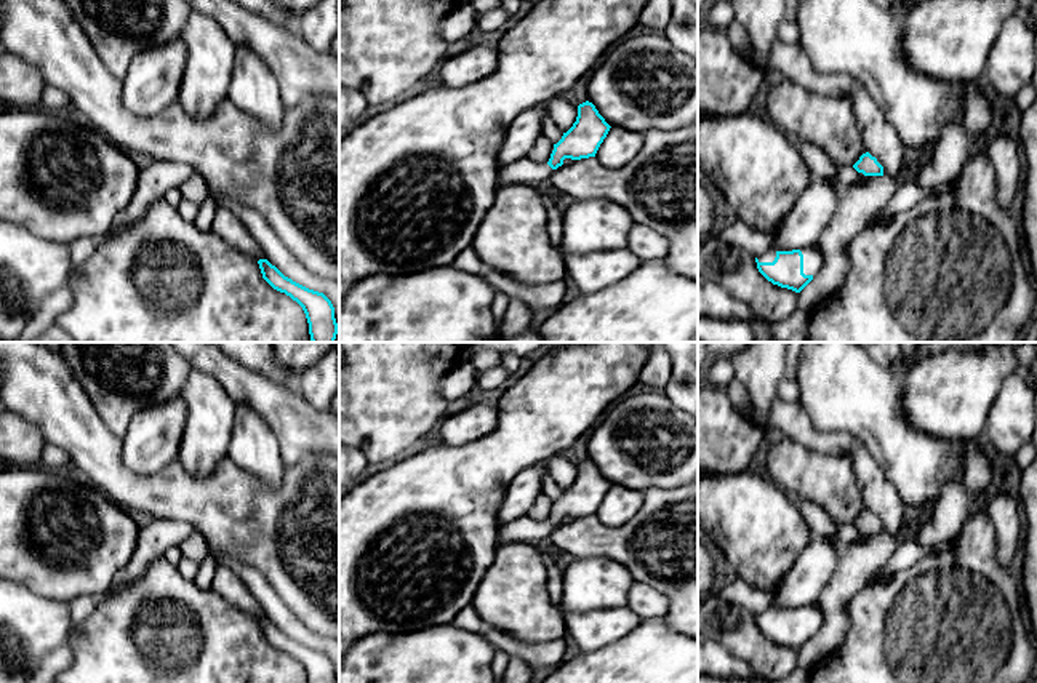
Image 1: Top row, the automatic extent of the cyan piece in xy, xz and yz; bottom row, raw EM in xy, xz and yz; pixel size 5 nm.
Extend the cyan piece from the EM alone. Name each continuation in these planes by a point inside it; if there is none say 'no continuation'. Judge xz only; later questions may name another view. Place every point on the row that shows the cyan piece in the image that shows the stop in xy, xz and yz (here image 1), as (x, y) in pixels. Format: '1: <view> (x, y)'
1: xz (522, 171)

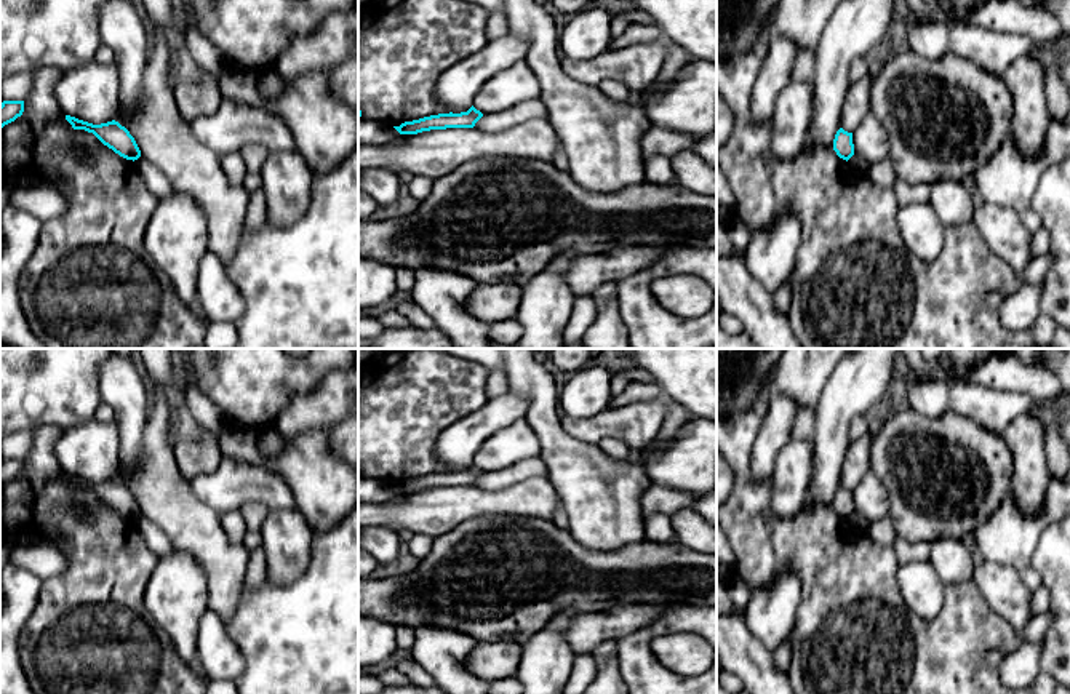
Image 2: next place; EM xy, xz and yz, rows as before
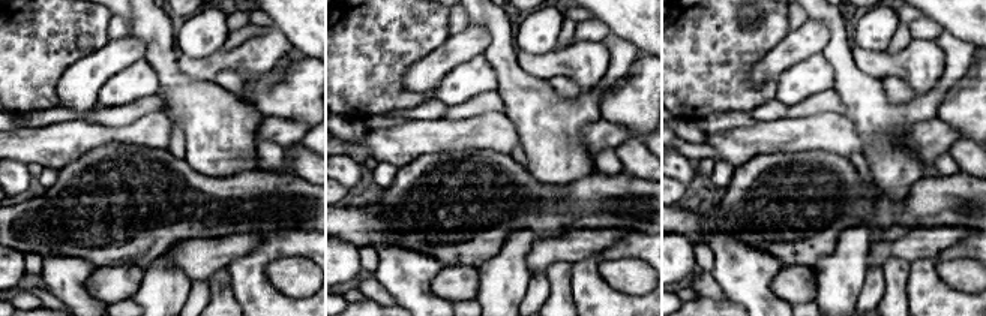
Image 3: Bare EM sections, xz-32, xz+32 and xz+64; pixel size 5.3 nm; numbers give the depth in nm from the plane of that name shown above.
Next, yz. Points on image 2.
no continuation

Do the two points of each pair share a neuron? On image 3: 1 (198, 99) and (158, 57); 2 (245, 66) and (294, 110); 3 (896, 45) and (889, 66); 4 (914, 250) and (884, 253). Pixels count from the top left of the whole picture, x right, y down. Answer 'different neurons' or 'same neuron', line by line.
1: same neuron
2: different neurons
3: different neurons
4: same neuron

